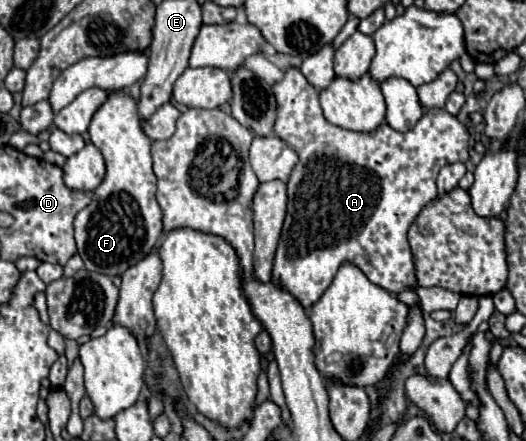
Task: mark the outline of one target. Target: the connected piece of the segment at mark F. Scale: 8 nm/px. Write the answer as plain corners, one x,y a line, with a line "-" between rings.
114,92
94,114
90,128
88,128
92,144
102,152
106,162
106,176
102,184
94,190
92,202
80,210
74,218
74,238
78,246
78,254
84,260
84,266
90,272
100,272
110,278
122,276
128,266
134,266
142,258
148,256
158,246
160,236
164,234
164,224
160,222
162,210
156,202
156,174
152,170
152,158
150,158
150,146
152,140
142,132
140,118
134,100
126,92

